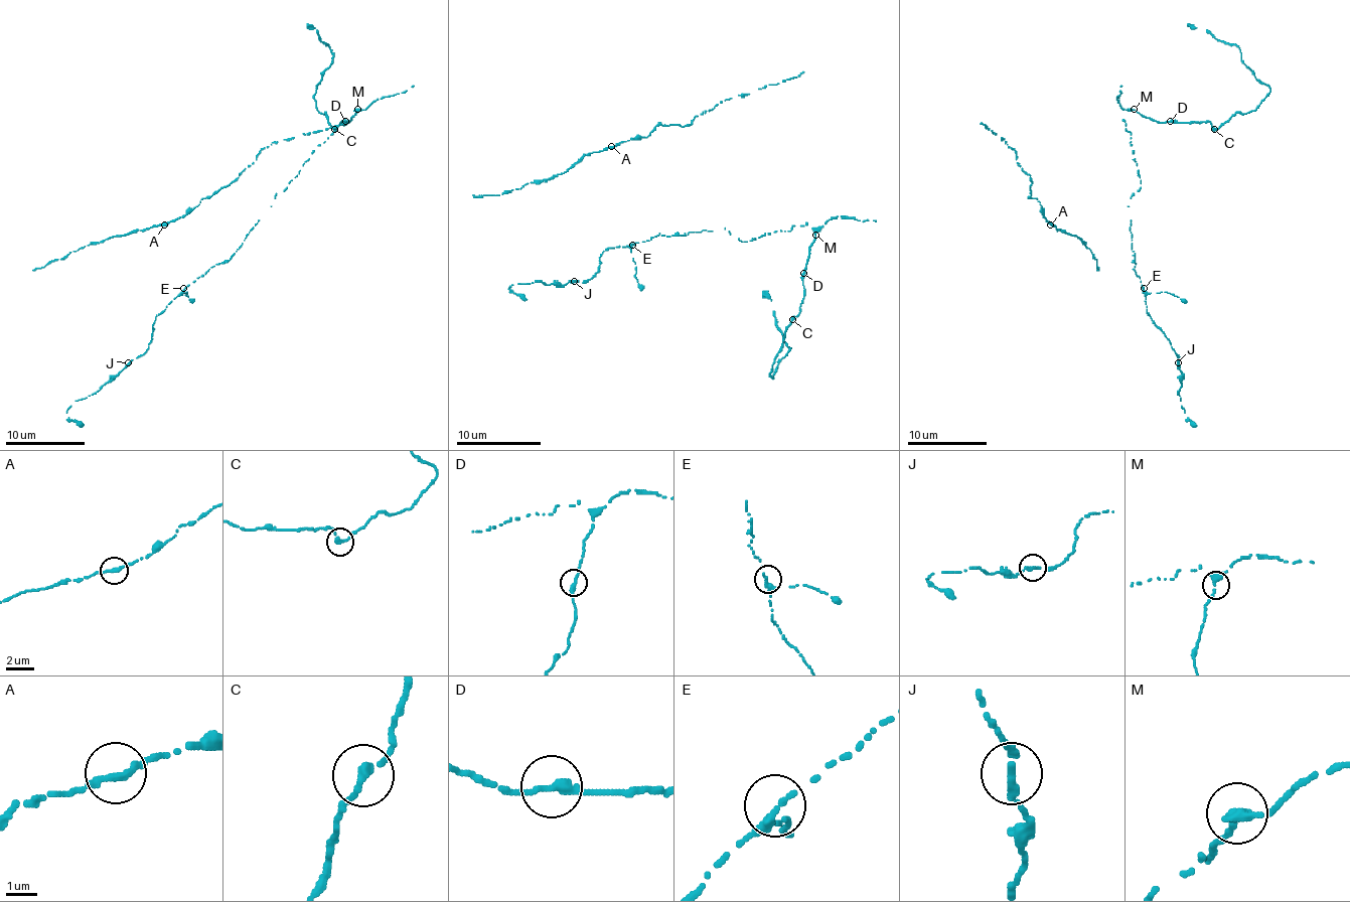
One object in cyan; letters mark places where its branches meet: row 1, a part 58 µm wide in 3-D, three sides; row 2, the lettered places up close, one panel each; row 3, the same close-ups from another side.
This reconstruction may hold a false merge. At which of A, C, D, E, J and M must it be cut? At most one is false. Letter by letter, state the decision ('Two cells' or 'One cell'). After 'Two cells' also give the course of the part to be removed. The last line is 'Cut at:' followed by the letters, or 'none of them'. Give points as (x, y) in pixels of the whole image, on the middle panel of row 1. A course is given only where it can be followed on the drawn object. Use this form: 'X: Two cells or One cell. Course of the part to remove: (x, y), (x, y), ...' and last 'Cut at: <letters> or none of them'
A: One cell
C: One cell
D: One cell
E: One cell
J: One cell
M: One cell
Cut at: none of them

